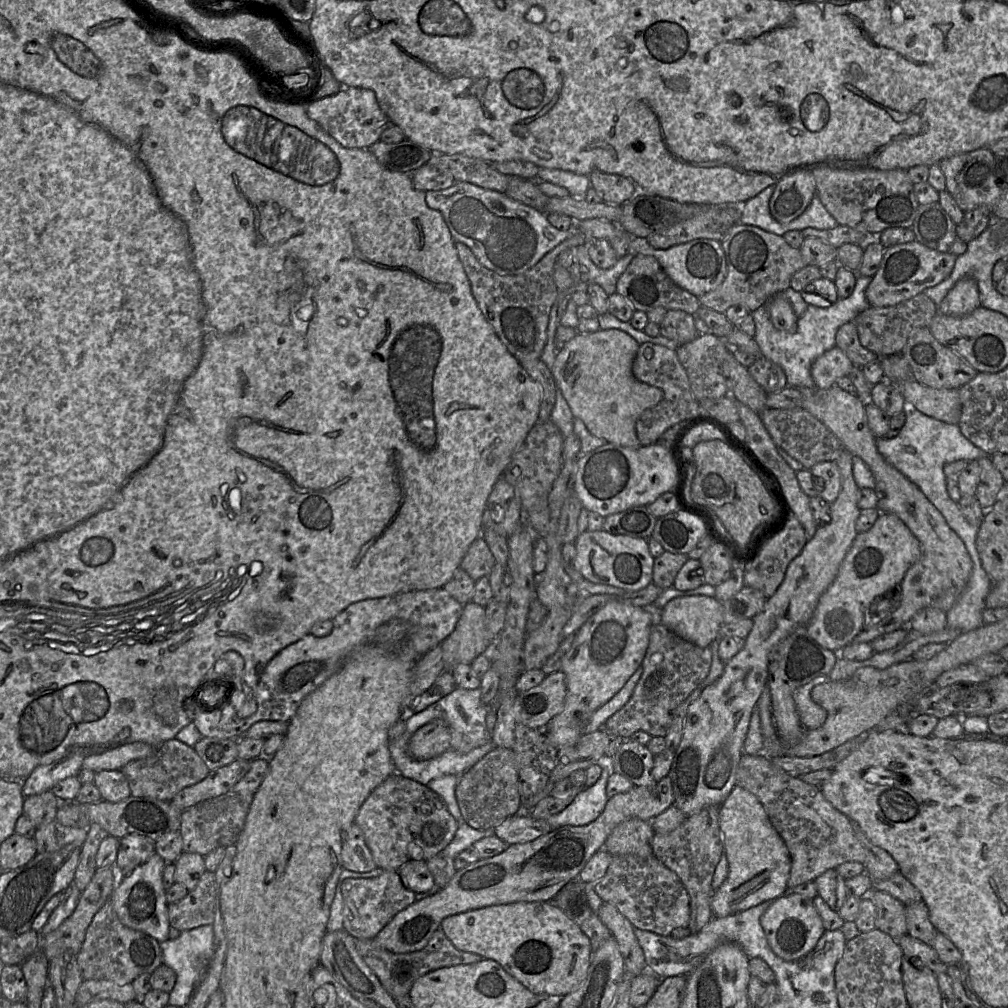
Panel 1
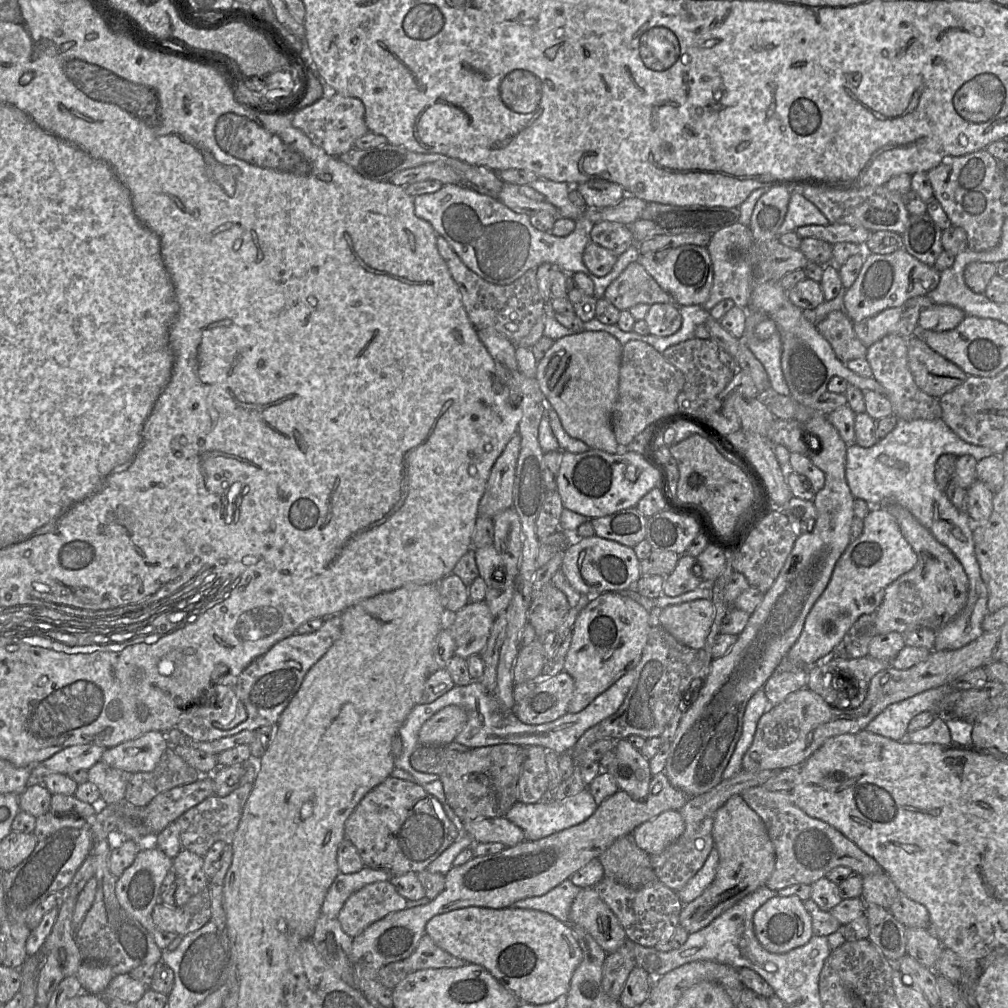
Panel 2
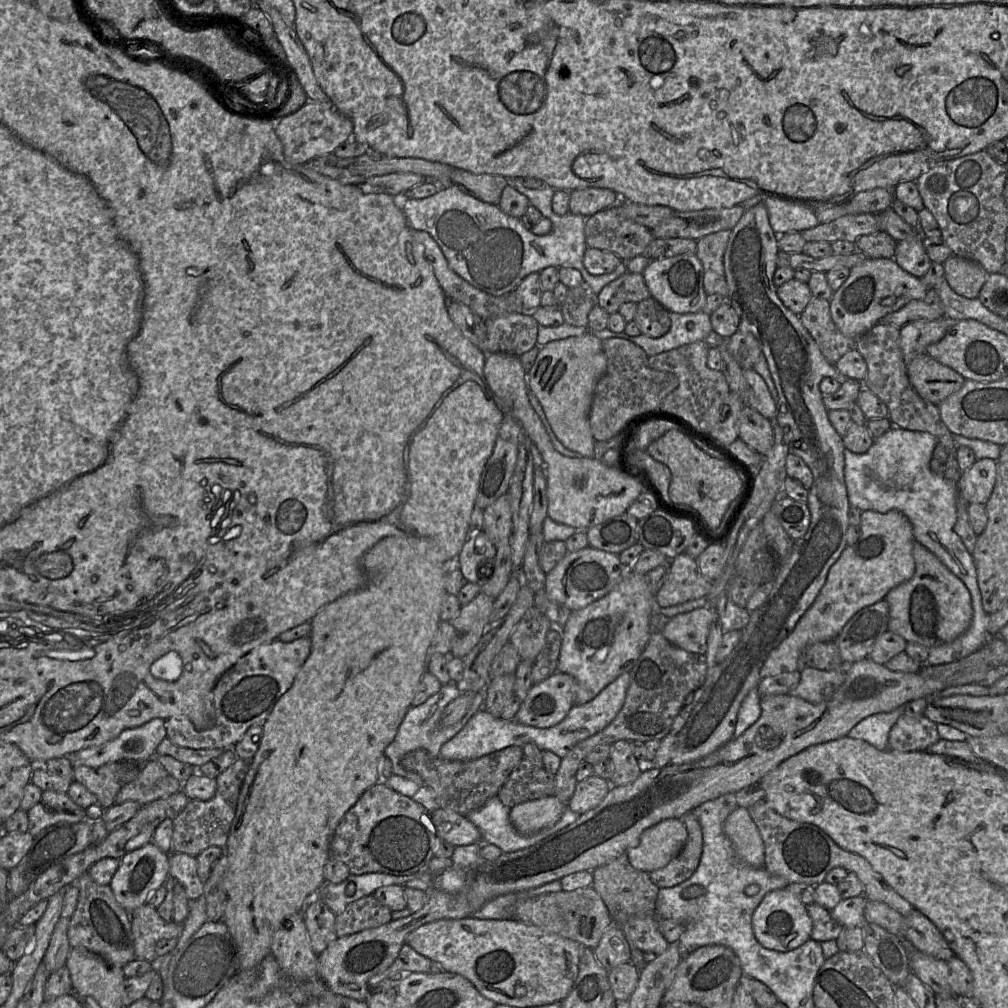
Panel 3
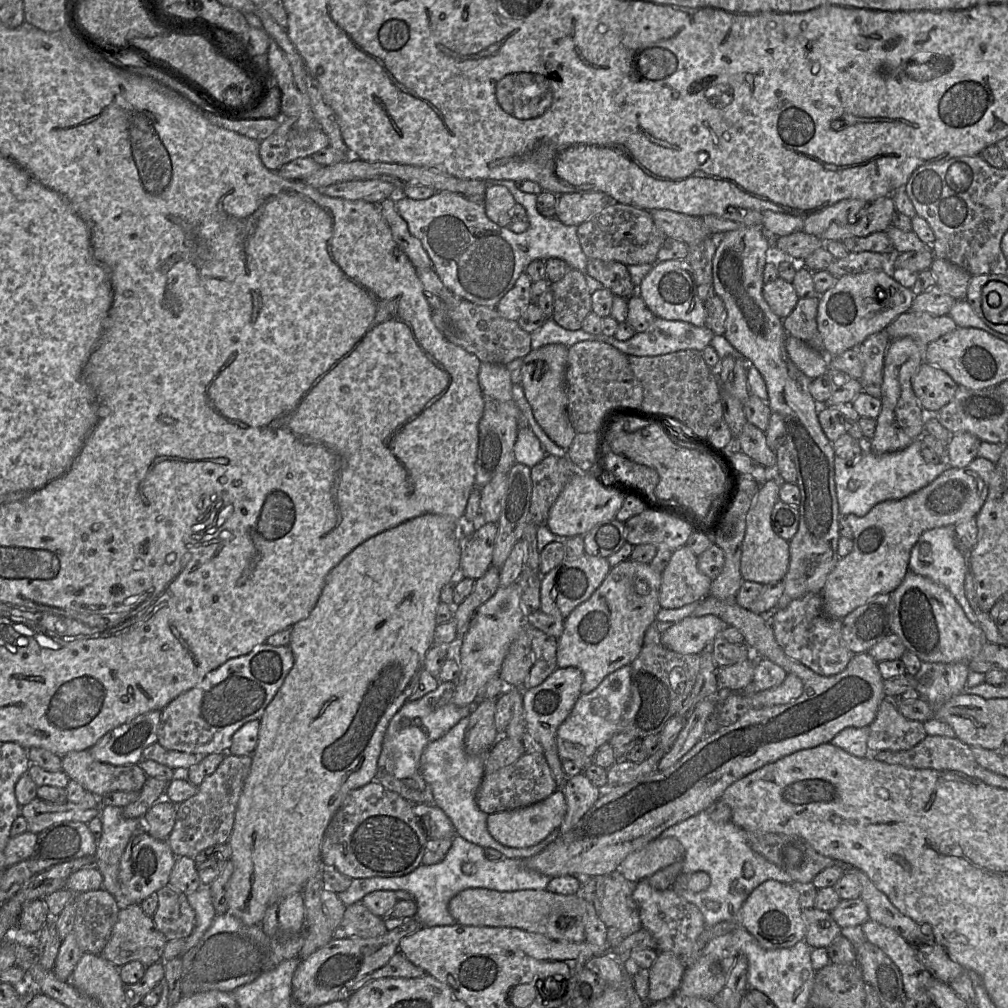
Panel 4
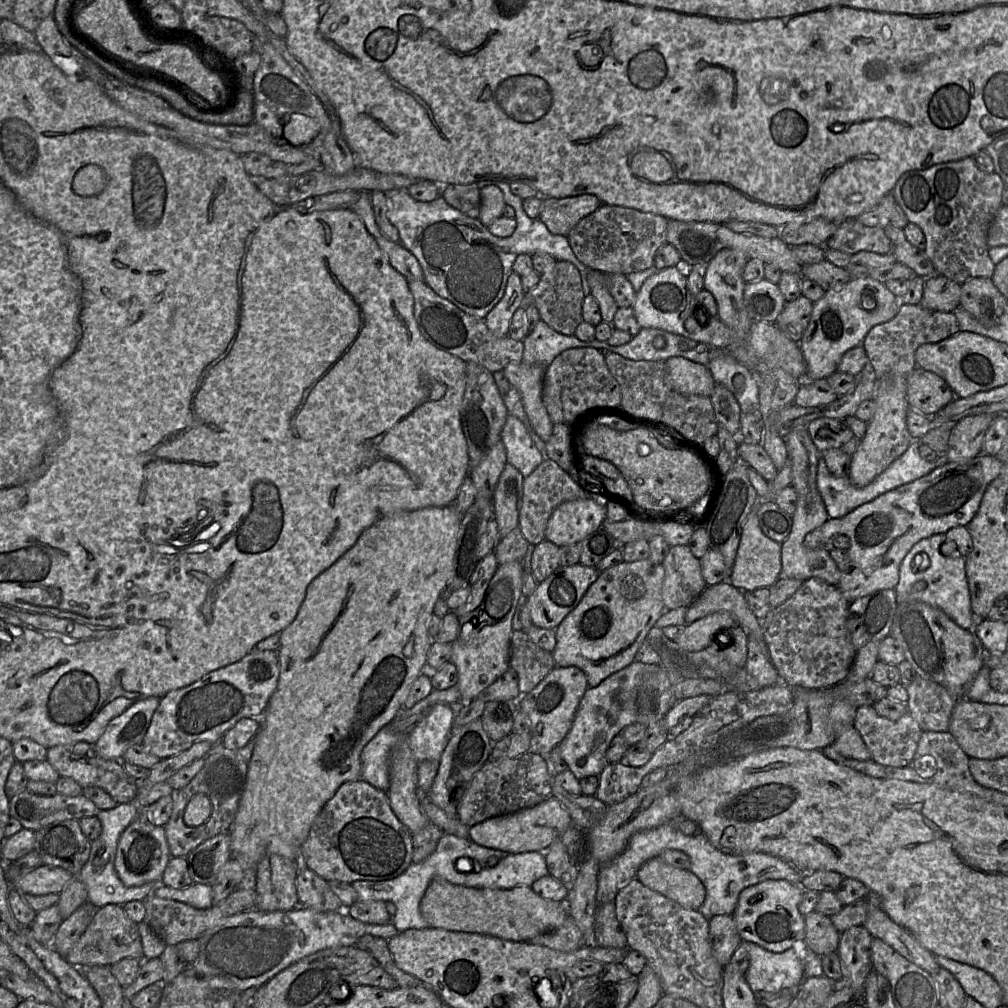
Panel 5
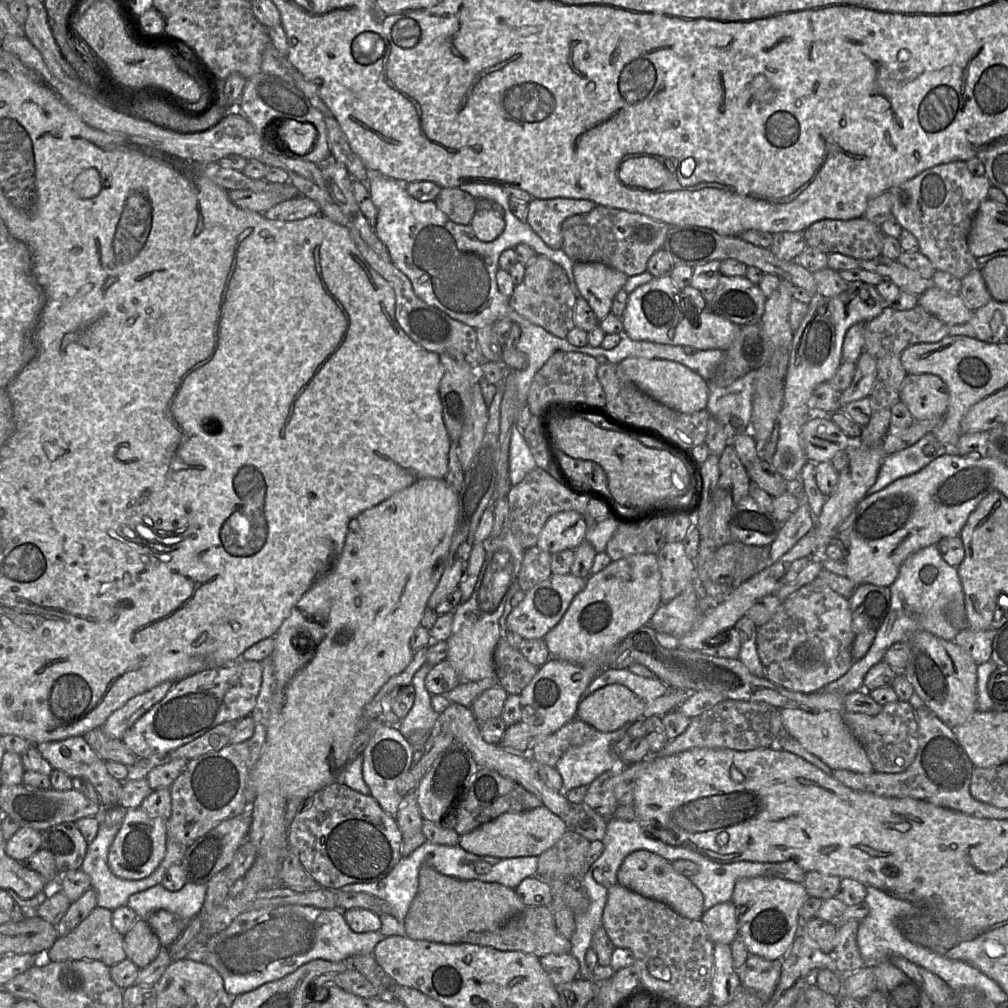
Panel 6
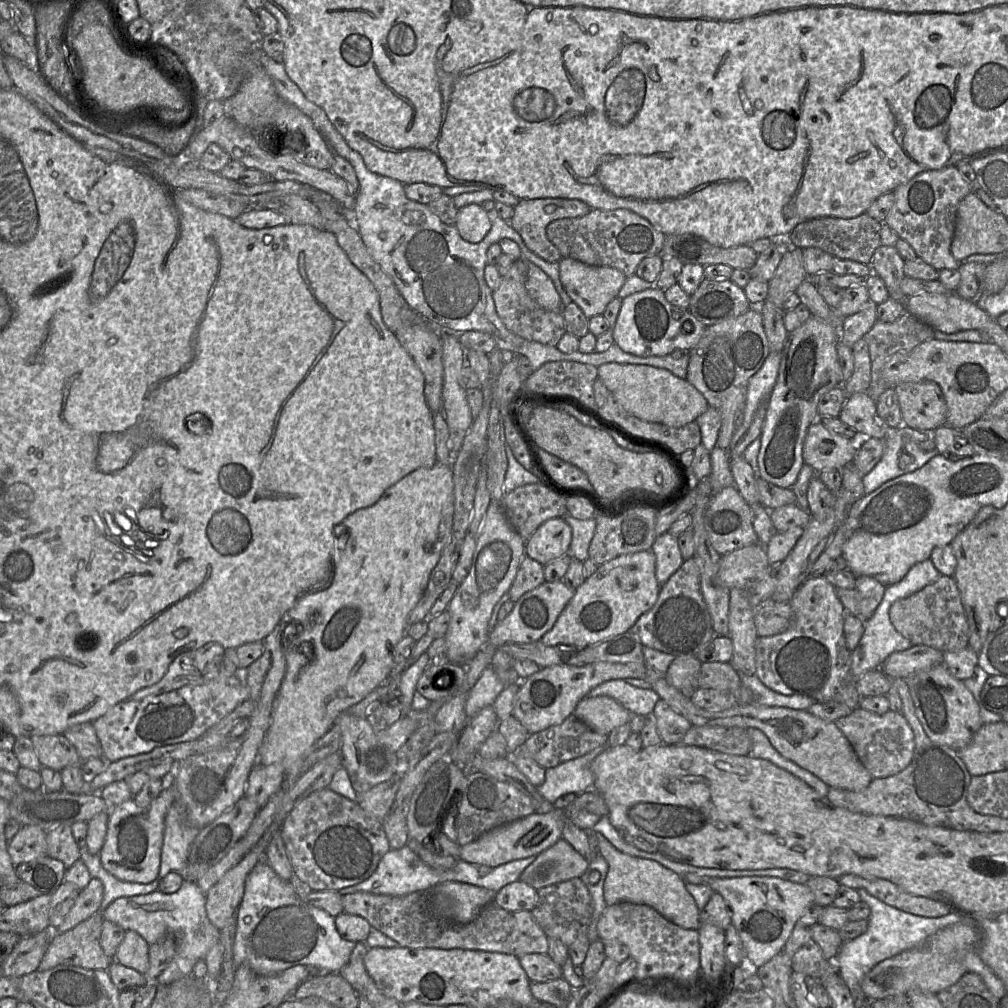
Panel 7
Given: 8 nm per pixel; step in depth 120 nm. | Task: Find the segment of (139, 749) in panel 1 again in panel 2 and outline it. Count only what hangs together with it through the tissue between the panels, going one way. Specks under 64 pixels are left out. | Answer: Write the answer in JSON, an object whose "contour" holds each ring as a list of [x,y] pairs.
{"contour":[[[151,731],[106,748],[101,760],[126,773],[149,772],[155,768],[169,742],[165,733]]]}

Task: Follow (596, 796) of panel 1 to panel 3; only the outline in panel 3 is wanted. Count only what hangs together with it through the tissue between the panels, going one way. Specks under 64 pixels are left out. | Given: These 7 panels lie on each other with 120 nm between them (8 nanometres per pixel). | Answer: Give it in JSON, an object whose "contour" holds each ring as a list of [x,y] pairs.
{"contour":[[[493,797],[483,807],[466,816],[479,829],[482,844],[496,845],[503,853],[523,850],[562,830],[580,816],[566,807],[560,819],[552,826],[545,827],[533,834],[522,835],[514,829],[510,822],[510,809],[498,797]]]}

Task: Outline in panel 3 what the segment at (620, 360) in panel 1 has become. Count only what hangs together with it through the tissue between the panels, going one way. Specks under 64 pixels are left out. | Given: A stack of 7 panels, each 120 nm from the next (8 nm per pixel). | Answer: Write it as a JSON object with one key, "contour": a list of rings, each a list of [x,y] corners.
{"contour":[[[587,332],[581,336],[551,341],[540,348],[528,371],[528,387],[541,403],[546,418],[558,440],[569,450],[592,458],[595,439],[589,413],[598,380],[605,373],[607,358],[602,340]]]}

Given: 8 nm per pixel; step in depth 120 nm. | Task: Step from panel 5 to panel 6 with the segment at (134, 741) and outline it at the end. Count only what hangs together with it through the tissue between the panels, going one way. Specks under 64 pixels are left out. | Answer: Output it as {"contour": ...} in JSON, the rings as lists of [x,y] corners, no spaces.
{"contour":[[[163,682],[129,699],[107,718],[101,727],[105,734],[113,739],[121,740],[125,732],[153,705],[158,703],[173,687],[174,683],[176,682]]]}

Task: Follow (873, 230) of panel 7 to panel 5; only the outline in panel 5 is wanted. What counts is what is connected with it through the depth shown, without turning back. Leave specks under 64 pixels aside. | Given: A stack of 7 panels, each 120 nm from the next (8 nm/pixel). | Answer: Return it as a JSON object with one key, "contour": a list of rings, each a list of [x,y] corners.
{"contour":[[[856,218],[846,219],[839,223],[837,230],[824,245],[824,247],[849,255],[860,251],[887,254],[892,252],[893,246],[882,227],[865,226]]]}

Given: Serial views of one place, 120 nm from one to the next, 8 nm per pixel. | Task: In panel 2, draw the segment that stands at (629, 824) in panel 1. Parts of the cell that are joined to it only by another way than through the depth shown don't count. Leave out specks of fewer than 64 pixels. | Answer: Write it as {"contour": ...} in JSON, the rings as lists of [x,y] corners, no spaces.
{"contour":[[[632,834],[616,839],[600,856],[604,878],[637,890],[658,881],[651,855],[640,849]]]}

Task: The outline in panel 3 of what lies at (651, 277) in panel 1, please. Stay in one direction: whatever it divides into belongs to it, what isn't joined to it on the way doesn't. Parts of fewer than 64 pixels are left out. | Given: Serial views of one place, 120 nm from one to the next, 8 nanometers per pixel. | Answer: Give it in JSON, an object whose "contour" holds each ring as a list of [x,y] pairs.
{"contour":[[[626,272],[603,287],[597,294],[597,305],[607,313],[618,312],[627,302],[639,303],[651,297],[642,273]]]}

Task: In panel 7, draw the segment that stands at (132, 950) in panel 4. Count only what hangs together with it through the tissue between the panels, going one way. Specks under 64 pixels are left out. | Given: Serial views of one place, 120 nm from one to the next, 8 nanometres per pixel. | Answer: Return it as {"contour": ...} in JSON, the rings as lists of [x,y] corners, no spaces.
{"contour":[[[97,912],[68,931],[54,931],[37,970],[44,971],[58,965],[108,970],[111,963],[115,960],[107,956],[101,947],[103,922],[104,918],[101,912]]]}

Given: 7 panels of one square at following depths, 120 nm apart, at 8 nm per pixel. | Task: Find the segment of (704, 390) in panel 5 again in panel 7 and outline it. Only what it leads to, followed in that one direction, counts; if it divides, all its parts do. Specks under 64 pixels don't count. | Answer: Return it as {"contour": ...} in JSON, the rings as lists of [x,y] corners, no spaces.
{"contour":[[[616,362],[602,364],[597,369],[597,378],[612,393],[616,402],[639,419],[670,427],[681,427],[695,421],[709,407],[707,400],[694,386],[668,370]]]}

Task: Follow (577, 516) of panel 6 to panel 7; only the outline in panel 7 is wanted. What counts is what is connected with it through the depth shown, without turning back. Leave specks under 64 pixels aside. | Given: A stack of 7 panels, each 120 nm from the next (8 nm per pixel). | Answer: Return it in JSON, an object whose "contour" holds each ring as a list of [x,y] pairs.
{"contour":[[[562,517],[548,519],[525,541],[525,556],[545,566],[568,554],[571,537],[571,527]]]}

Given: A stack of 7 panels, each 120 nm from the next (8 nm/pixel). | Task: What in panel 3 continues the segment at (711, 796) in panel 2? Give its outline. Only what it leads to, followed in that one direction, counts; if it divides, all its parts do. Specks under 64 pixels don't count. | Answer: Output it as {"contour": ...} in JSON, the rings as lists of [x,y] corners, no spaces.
{"contour":[[[690,811],[680,819],[688,833],[684,847],[665,867],[649,873],[651,881],[659,889],[674,887],[690,878],[701,859],[703,834],[697,817]]]}

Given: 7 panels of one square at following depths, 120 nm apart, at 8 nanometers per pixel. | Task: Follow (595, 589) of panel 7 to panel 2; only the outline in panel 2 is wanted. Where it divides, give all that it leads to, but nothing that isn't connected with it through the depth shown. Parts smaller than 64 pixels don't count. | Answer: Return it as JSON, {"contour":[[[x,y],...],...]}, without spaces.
{"contour":[[[604,592],[590,598],[574,622],[562,667],[574,681],[567,713],[582,711],[628,671],[636,668],[647,643],[648,620],[649,614],[640,603],[618,592]]]}

